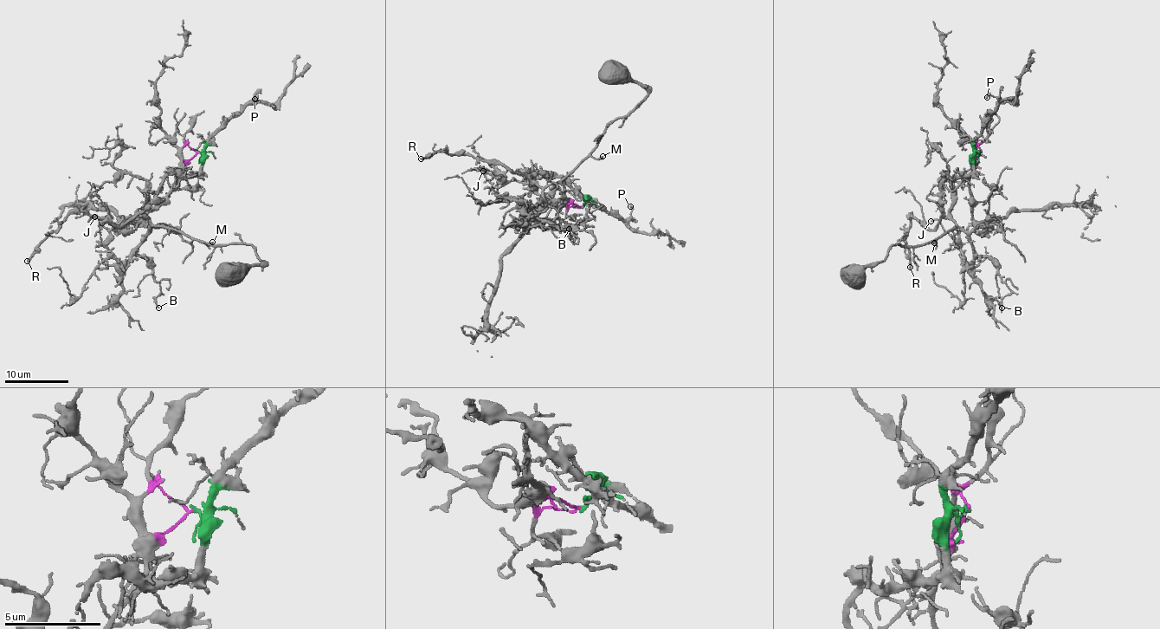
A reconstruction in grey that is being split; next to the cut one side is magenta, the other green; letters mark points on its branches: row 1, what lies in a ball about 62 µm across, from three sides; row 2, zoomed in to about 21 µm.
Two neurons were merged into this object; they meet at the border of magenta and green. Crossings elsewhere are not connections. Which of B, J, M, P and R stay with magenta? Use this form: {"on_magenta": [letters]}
{"on_magenta": ["B", "J", "M"]}

